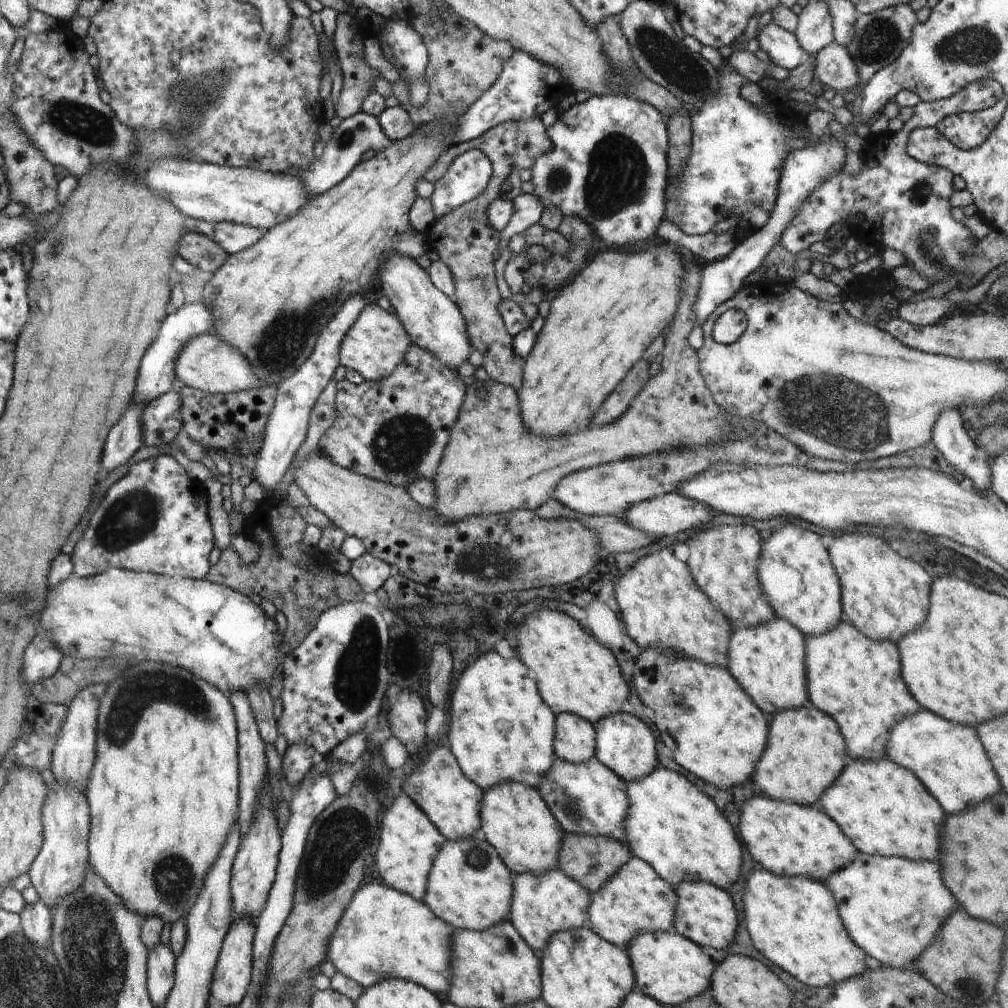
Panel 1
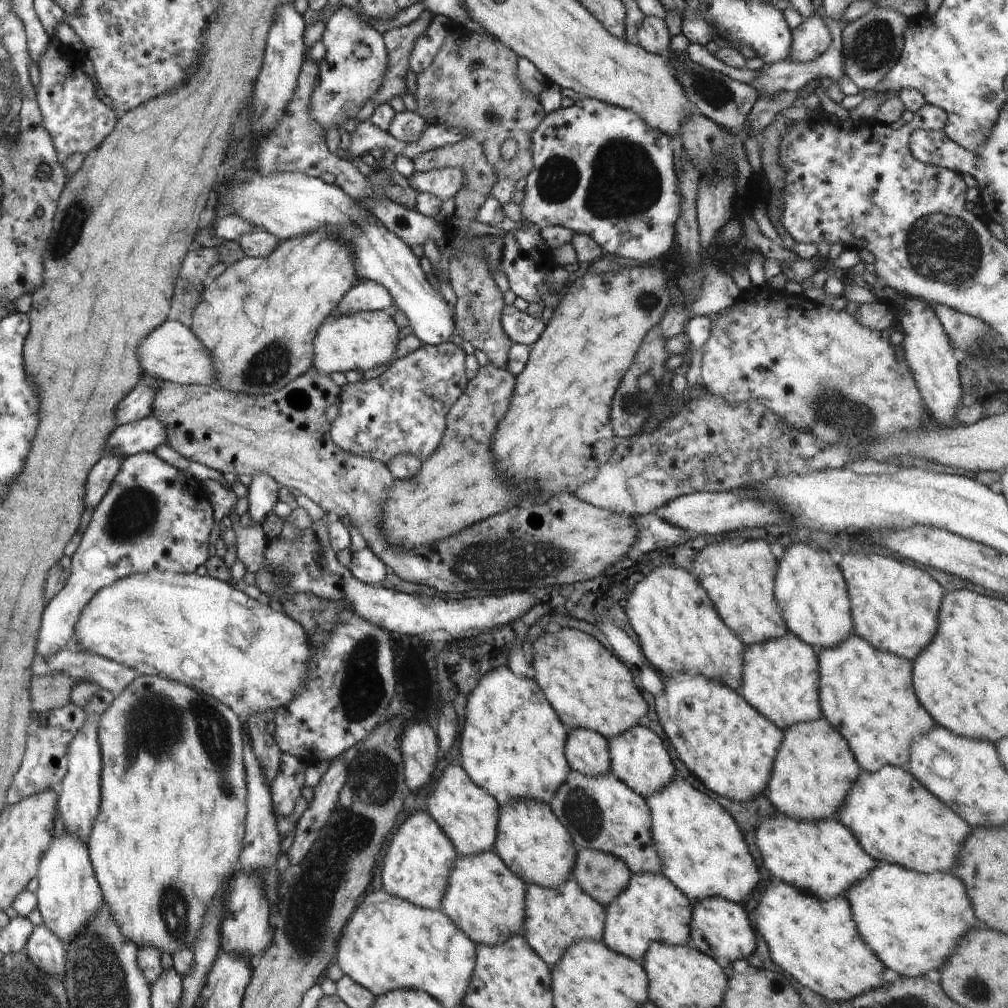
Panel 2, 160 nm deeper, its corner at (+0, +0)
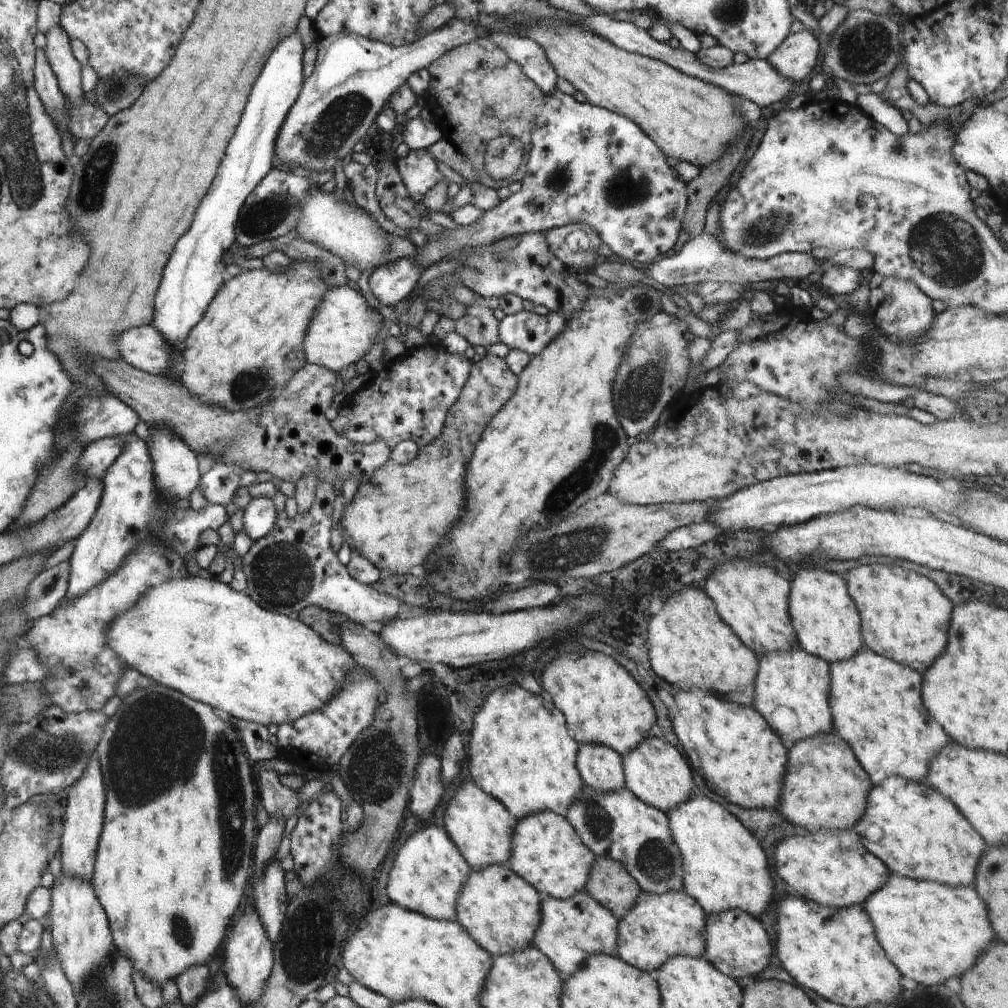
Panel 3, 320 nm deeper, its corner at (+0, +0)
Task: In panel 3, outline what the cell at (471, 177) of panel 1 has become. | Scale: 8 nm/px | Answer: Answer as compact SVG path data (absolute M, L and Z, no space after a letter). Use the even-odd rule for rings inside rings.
M424 149L412 150L394 163L403 185L412 200L421 200L425 194L445 178L436 167L436 160Z

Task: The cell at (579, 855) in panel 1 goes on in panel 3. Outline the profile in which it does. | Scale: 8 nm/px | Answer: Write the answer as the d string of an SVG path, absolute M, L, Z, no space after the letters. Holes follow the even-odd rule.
M596 856L585 890L617 919L633 908L641 893L639 884L621 862Z

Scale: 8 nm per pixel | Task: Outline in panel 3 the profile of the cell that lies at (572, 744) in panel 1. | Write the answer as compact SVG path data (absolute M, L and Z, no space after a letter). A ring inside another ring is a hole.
M579 745L577 769L586 786L599 793L615 793L627 786L623 756L604 745Z

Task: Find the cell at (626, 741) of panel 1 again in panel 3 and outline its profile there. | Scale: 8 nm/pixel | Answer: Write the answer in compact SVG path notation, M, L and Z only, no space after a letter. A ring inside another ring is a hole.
M660 734L645 738L632 752L623 758L625 783L642 802L669 813L691 799L697 791L691 765L680 752Z

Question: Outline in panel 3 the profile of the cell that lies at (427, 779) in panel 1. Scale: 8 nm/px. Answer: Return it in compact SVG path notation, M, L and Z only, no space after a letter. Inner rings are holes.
M466 783L455 792L444 814L444 829L448 833L450 840L456 845L464 860L469 864L472 871L481 871L490 865L508 865L513 849L512 837L515 826L519 820L510 814L509 810L493 796L486 794L478 785Z

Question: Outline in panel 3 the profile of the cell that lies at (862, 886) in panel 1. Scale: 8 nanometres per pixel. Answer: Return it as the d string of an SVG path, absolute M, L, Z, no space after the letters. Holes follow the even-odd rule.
M889 873L886 884L871 894L862 904L862 908L873 922L880 946L901 972L902 978L908 978L924 986L944 985L950 978L961 978L965 972L973 968L994 940L986 905L974 886L953 887Z

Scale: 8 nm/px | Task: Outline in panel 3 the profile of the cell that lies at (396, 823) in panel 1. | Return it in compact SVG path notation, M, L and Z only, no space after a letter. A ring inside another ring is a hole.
M426 822L424 828L414 833L400 848L388 880L390 902L403 909L443 921L457 920L457 902L471 868L444 827Z

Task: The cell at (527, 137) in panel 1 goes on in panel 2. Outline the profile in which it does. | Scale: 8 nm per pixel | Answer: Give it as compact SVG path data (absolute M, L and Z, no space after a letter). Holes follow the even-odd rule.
M450 22L448 26L448 34L444 39L444 44L440 47L438 54L436 54L434 57L434 60L432 60L432 64L430 64L426 70L423 70L419 75L417 75L415 99L418 107L414 112L418 113L428 125L446 125L448 128L457 127L458 129L463 129L468 137L475 138L482 145L484 156L490 163L490 166L493 166L497 180L512 179L514 182L516 182L517 180L520 180L520 178L526 178L533 167L532 136L537 129L537 126L545 117L546 112L543 109L543 106L540 104L540 101L532 93L527 93L527 90L521 83L520 77L517 73L517 62L519 56L511 48L504 46L504 44L502 44L498 39L494 40L490 34L481 35L478 33L473 33L462 25L454 22ZM506 139L514 139L518 144L520 144L520 160L504 160L504 158L502 158L501 146Z

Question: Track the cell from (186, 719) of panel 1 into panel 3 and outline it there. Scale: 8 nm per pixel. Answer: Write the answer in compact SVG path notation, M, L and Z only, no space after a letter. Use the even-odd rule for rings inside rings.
M154 683L145 689L136 689L125 696L118 708L105 724L102 738L97 744L96 758L101 763L104 790L107 796L104 811L104 826L99 838L95 874L91 885L108 915L112 927L113 941L117 950L133 965L134 971L140 971L150 982L164 987L168 980L175 982L177 976L196 965L206 962L218 952L222 942L235 924L250 884L250 876L255 857L256 821L254 816L254 798L256 790L252 783L255 778L255 766L241 741L241 734L233 727L230 716L216 710L206 703L195 701L181 691Z

